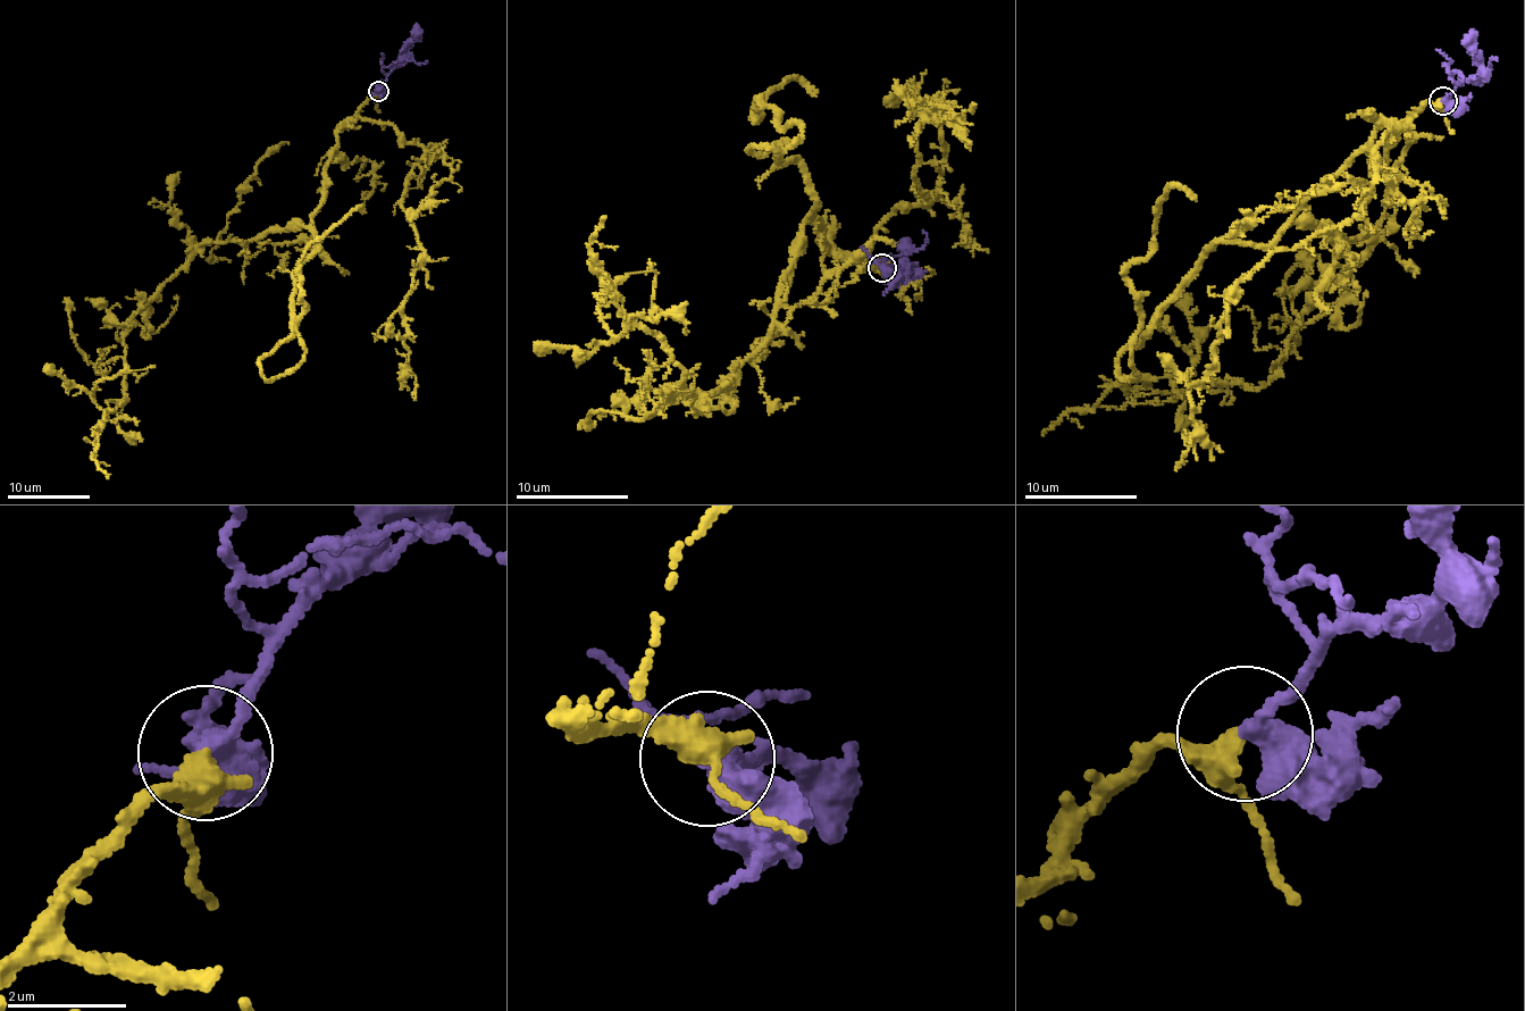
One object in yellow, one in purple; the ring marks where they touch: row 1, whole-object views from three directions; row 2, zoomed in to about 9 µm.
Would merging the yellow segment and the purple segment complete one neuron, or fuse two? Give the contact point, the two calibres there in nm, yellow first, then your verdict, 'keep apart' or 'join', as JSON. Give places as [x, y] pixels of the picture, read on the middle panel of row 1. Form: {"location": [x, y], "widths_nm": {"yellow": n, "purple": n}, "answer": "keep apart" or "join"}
{"location": [881, 267], "widths_nm": {"yellow": 360, "purple": 400}, "answer": "join"}

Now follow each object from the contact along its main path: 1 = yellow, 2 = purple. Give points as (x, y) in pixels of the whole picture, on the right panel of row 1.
1: (1441, 100), (1385, 124), (1290, 220), (1370, 244), (1300, 316), (1267, 384), (1122, 381), (1044, 435)
2: (1443, 100), (1458, 83), (1480, 69), (1471, 30)

